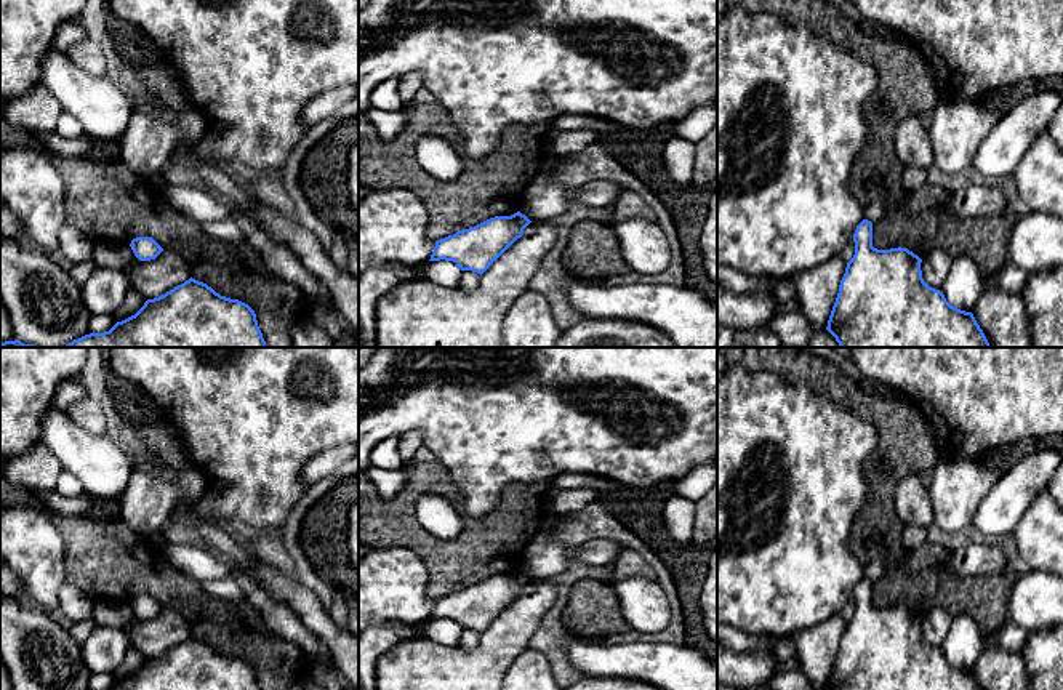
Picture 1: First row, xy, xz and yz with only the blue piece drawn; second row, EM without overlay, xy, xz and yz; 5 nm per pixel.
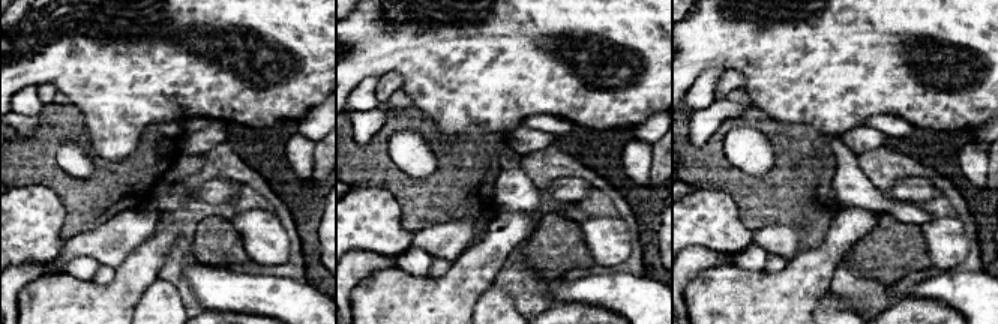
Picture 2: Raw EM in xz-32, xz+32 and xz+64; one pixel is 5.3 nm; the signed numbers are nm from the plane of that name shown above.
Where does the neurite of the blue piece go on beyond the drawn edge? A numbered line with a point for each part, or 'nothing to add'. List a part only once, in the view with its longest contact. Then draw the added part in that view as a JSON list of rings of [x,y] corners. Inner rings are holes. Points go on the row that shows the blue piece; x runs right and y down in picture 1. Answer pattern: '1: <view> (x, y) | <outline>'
nothing to add

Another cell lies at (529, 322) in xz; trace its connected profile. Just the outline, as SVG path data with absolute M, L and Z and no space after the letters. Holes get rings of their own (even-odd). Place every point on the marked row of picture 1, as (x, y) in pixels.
M527 290L504 317L503 341L504 347L554 347L560 331L546 296Z

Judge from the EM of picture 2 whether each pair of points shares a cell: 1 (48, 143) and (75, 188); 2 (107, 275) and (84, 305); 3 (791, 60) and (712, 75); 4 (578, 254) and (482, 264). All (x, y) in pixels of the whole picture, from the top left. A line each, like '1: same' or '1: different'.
1: same
2: different
3: different
4: different

